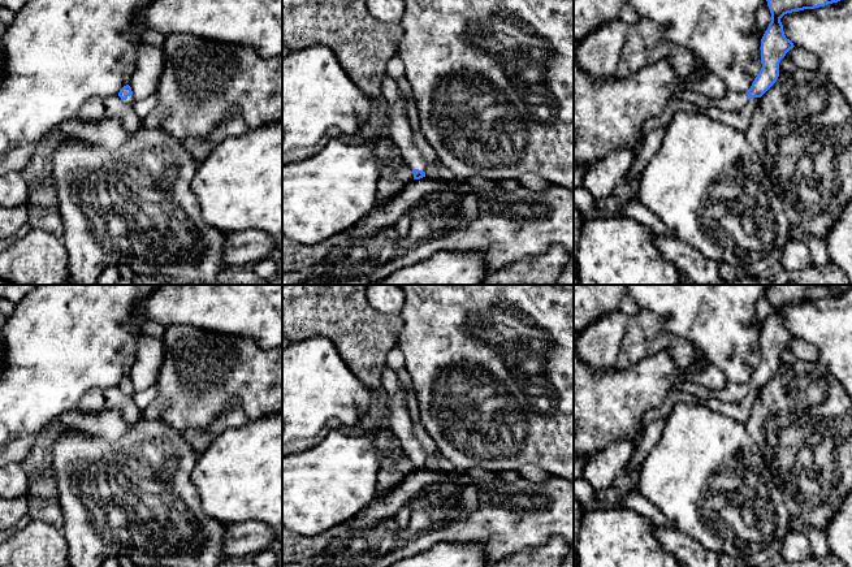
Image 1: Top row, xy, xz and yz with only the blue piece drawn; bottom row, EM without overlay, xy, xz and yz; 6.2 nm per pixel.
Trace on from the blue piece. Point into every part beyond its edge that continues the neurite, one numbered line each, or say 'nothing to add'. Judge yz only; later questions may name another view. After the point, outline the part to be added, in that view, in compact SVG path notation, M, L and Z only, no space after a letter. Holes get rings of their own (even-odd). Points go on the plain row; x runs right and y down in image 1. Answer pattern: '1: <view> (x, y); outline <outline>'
1: yz (731, 392); outline M727 382L723 389L712 389L713 398L722 402L739 402L749 393L747 384Z

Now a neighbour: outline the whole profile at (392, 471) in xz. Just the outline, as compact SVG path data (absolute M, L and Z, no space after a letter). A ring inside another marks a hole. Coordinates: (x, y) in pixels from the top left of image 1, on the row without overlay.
M401 455L398 459L385 458L381 462L377 475L376 494L385 494L398 485L412 471L414 464L407 455Z

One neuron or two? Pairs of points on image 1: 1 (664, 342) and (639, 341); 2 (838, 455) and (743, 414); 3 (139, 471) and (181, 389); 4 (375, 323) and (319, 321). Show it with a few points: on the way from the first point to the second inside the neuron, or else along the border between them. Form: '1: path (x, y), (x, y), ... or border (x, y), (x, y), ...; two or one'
1: path (657, 341), (645, 341); one
2: border (760, 389), (749, 418), (744, 424); two
3: border (159, 419), (181, 433); two
4: path (360, 323), (333, 321); one

